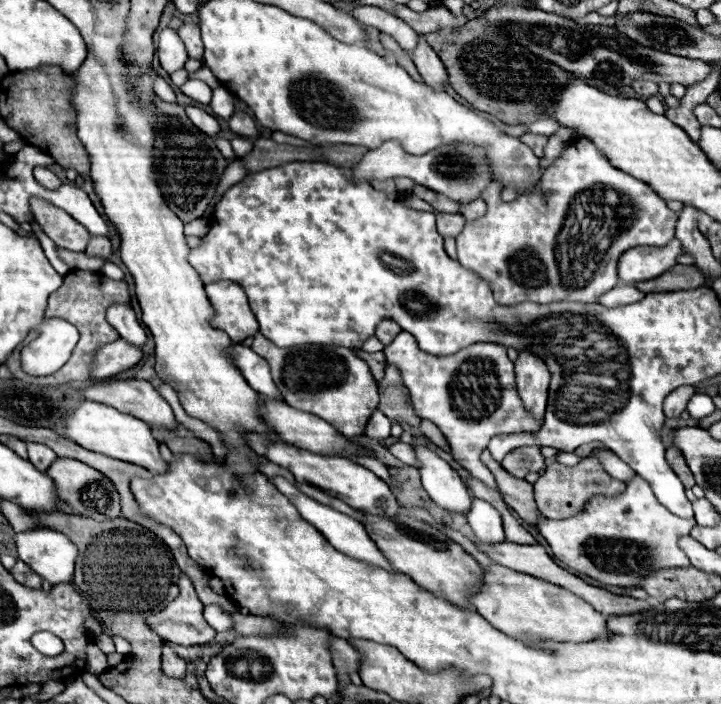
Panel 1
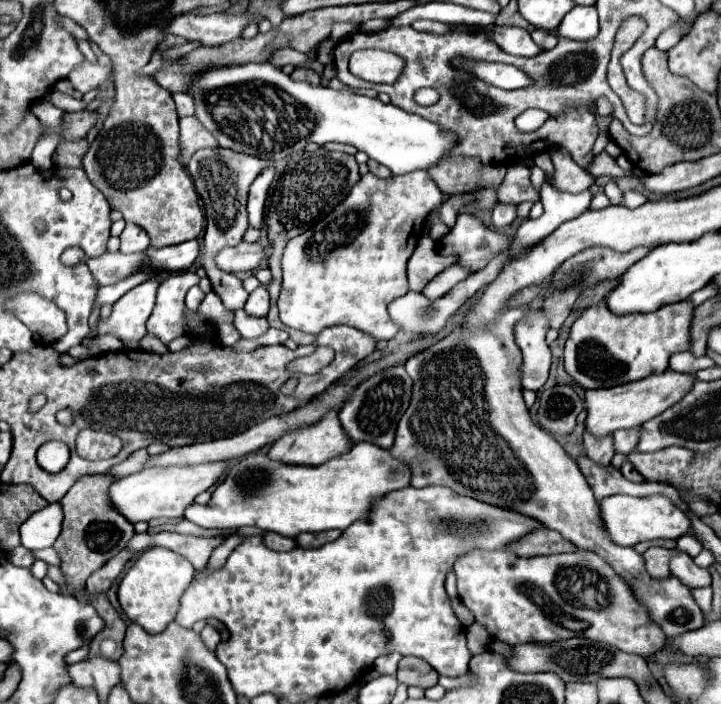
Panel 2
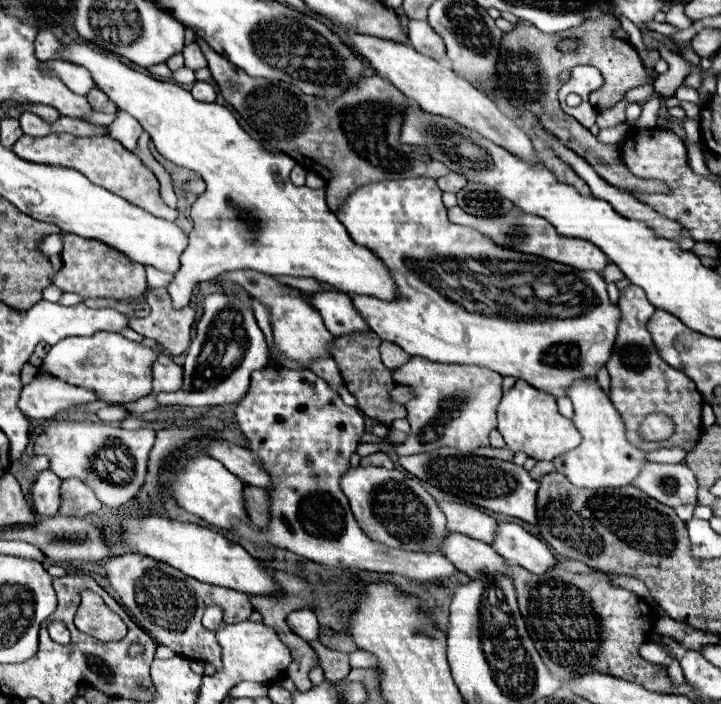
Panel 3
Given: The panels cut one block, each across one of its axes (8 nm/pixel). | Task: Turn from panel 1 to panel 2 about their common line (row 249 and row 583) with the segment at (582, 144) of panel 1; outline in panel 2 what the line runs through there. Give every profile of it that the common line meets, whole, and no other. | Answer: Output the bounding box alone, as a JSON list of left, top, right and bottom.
[454,550,664,656]

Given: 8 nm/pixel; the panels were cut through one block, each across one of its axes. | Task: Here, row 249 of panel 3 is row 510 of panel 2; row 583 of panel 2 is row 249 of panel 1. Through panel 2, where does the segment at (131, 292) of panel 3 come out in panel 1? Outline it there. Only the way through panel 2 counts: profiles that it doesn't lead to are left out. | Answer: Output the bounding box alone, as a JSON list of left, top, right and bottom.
[30,198,90,252]

